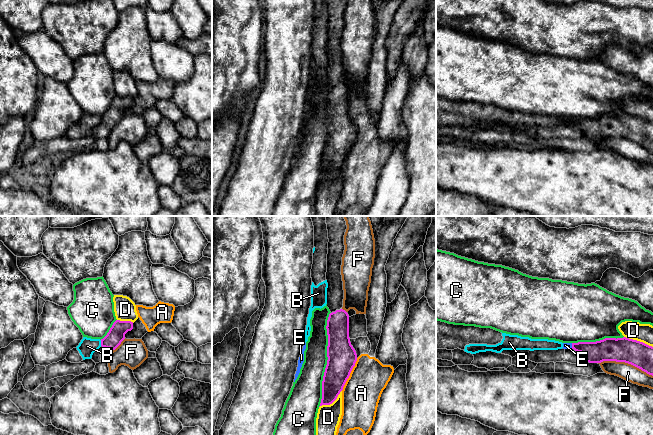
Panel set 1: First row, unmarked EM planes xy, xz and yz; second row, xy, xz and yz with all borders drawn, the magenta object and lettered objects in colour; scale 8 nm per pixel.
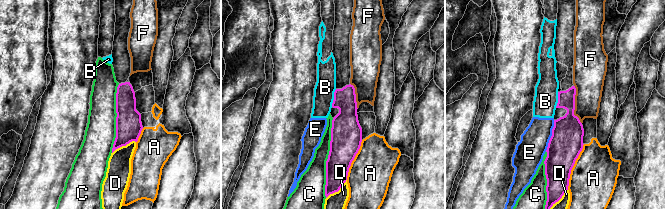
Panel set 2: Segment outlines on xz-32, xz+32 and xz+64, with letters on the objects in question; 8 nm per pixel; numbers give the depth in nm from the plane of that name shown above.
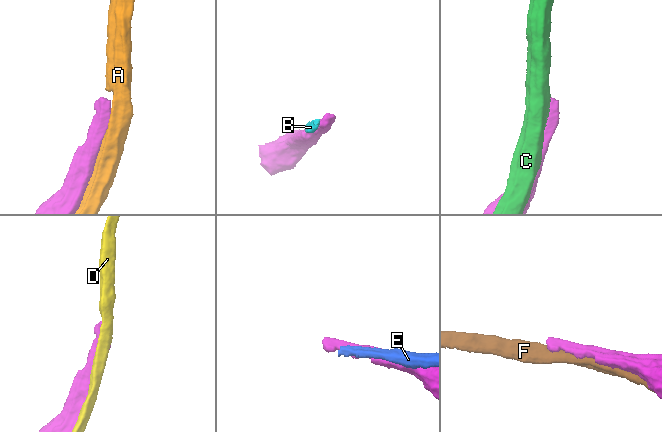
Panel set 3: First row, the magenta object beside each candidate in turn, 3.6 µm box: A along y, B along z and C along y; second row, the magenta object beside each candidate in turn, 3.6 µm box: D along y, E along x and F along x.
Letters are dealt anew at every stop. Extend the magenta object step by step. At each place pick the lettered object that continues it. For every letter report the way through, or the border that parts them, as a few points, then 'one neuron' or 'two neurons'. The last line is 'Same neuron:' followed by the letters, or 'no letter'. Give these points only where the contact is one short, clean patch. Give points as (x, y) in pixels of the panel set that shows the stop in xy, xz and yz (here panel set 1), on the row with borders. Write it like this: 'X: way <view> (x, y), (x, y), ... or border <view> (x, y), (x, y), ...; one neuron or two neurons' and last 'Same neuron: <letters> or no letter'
A: two neurons
B: border xy (100, 340), (101, 345); two neurons
C: two neurons
D: two neurons
E: two neurons
F: two neurons
Same neuron: no letter

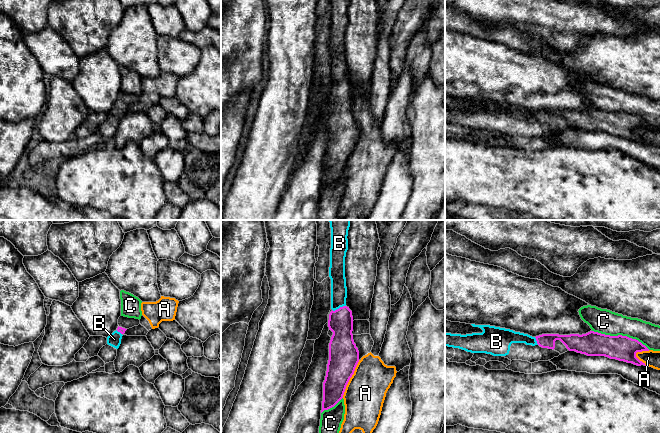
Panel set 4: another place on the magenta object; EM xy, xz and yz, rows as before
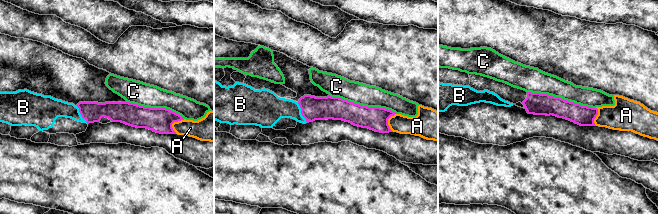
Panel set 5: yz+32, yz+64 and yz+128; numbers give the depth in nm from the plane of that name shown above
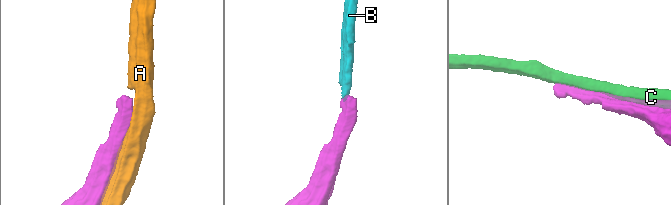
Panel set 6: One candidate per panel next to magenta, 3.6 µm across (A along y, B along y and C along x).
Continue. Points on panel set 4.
A: two neurons
B: way xz (340, 322), (339, 308), (338, 281); one neuron
C: two neurons
Same neuron: B

